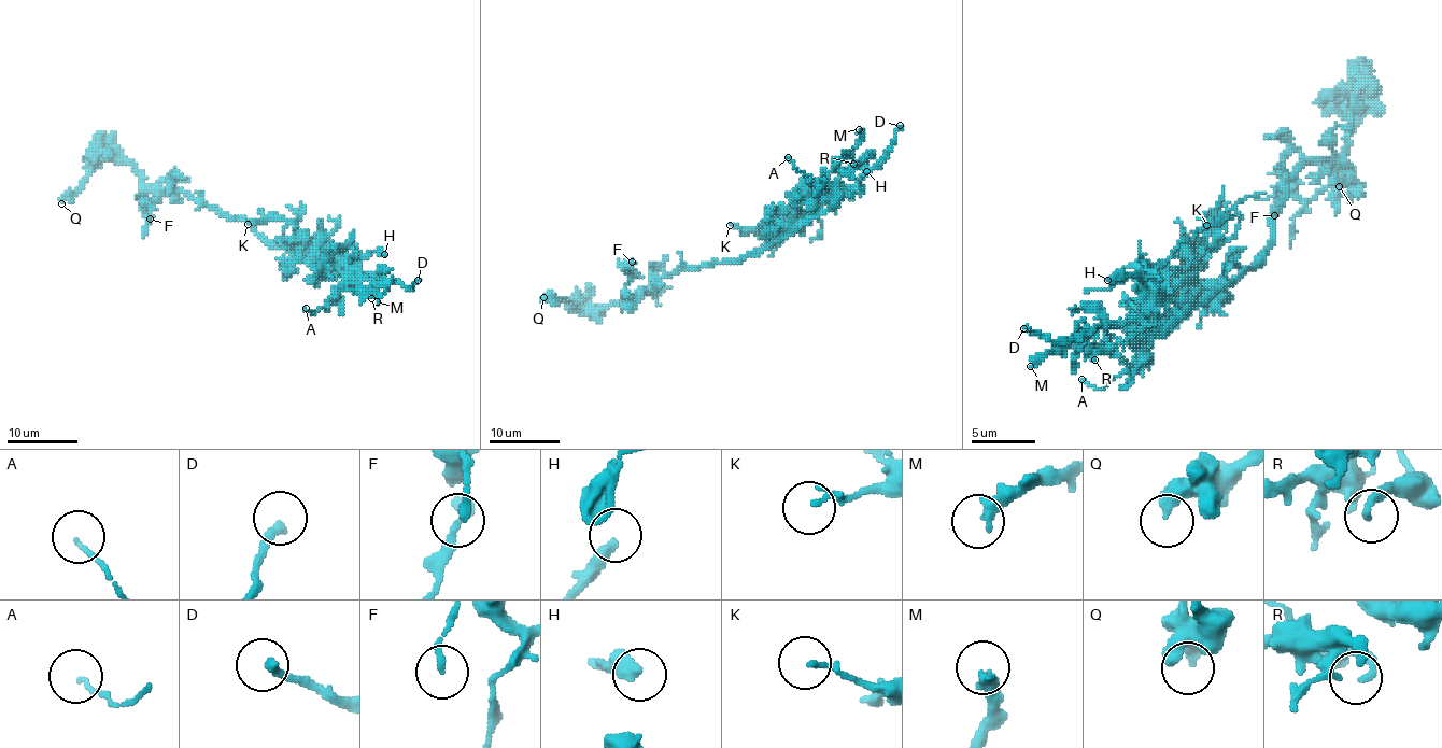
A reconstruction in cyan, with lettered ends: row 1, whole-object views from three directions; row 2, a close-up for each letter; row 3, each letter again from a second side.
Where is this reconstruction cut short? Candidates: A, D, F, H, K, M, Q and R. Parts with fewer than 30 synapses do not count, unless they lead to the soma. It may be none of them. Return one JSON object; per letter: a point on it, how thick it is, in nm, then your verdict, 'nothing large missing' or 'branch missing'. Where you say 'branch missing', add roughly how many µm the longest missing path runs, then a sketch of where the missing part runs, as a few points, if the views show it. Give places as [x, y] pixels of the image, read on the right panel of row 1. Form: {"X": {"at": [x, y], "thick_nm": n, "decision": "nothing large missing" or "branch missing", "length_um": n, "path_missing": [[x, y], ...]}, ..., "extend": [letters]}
{"A": {"at": [1082, 379], "thick_nm": 100, "decision": "nothing large missing"}, "D": {"at": [1023, 328], "thick_nm": 240, "decision": "branch missing", "length_um": 30, "path_missing": [[1023, 328], [1027, 319], [1036, 312], [1114, 286], [1191, 302], [1204, 315], [1219, 322], [1255, 280], [1255, 248]]}, "F": {"at": [1274, 215], "thick_nm": 200, "decision": "nothing large missing"}, "H": {"at": [1107, 280], "thick_nm": 400, "decision": "nothing large missing"}, "K": {"at": [1206, 225], "thick_nm": 140, "decision": "nothing large missing"}, "M": {"at": [1030, 366], "thick_nm": 380, "decision": "nothing large missing"}, "Q": {"at": [1339, 186], "thick_nm": 440, "decision": "nothing large missing"}, "R": {"at": [1094, 360], "thick_nm": 240, "decision": "nothing large missing"}, "extend": ["D"]}

